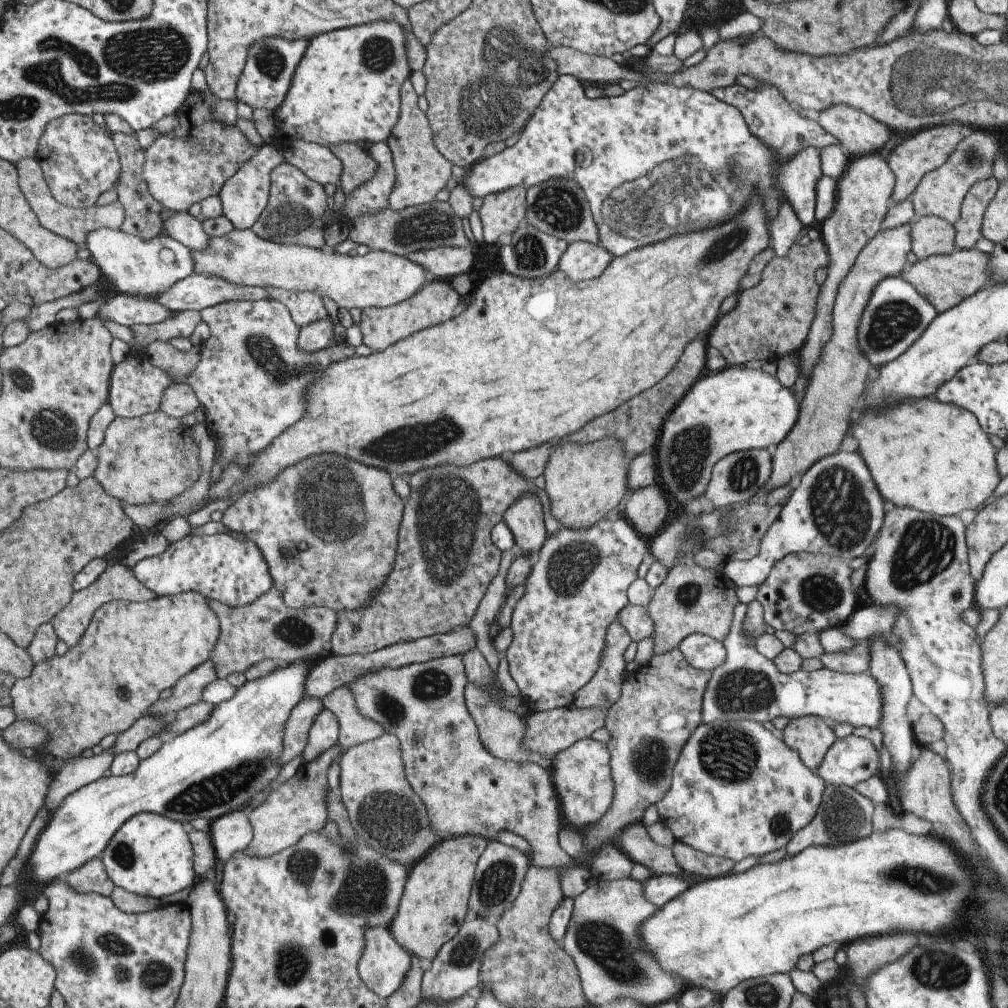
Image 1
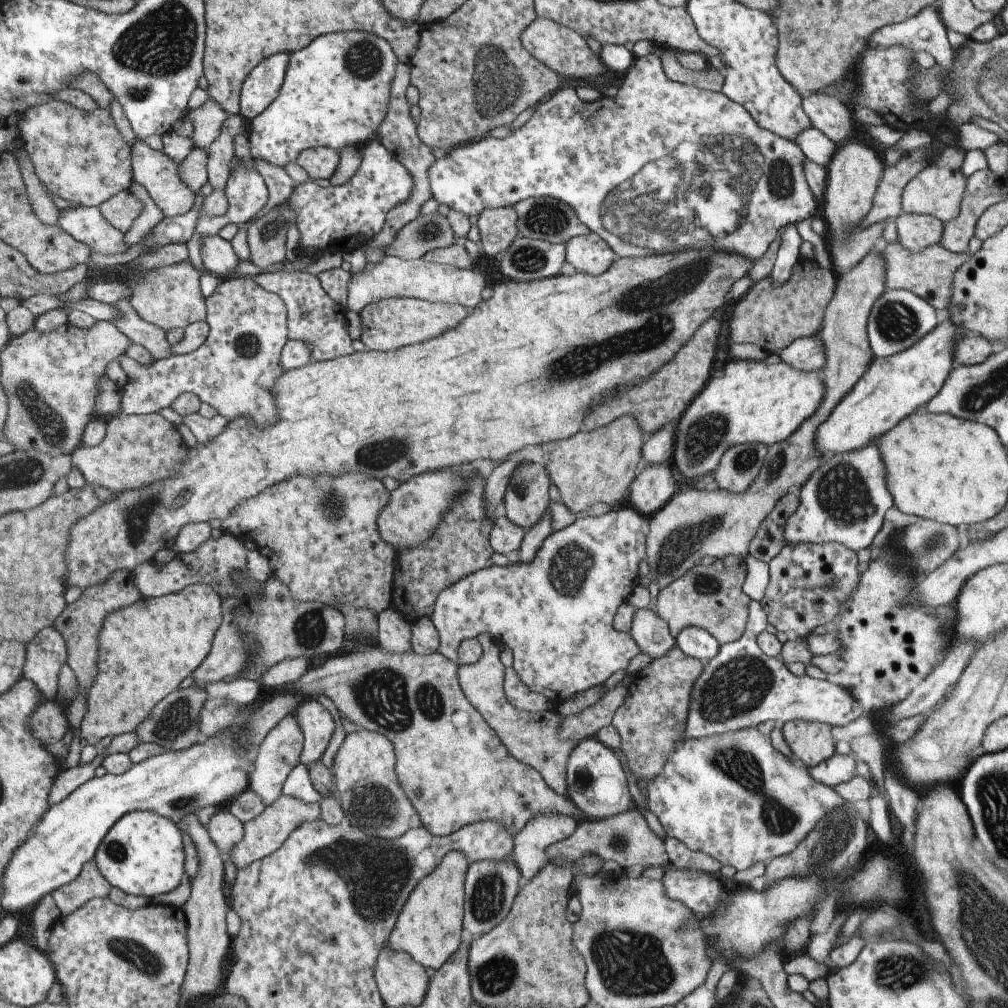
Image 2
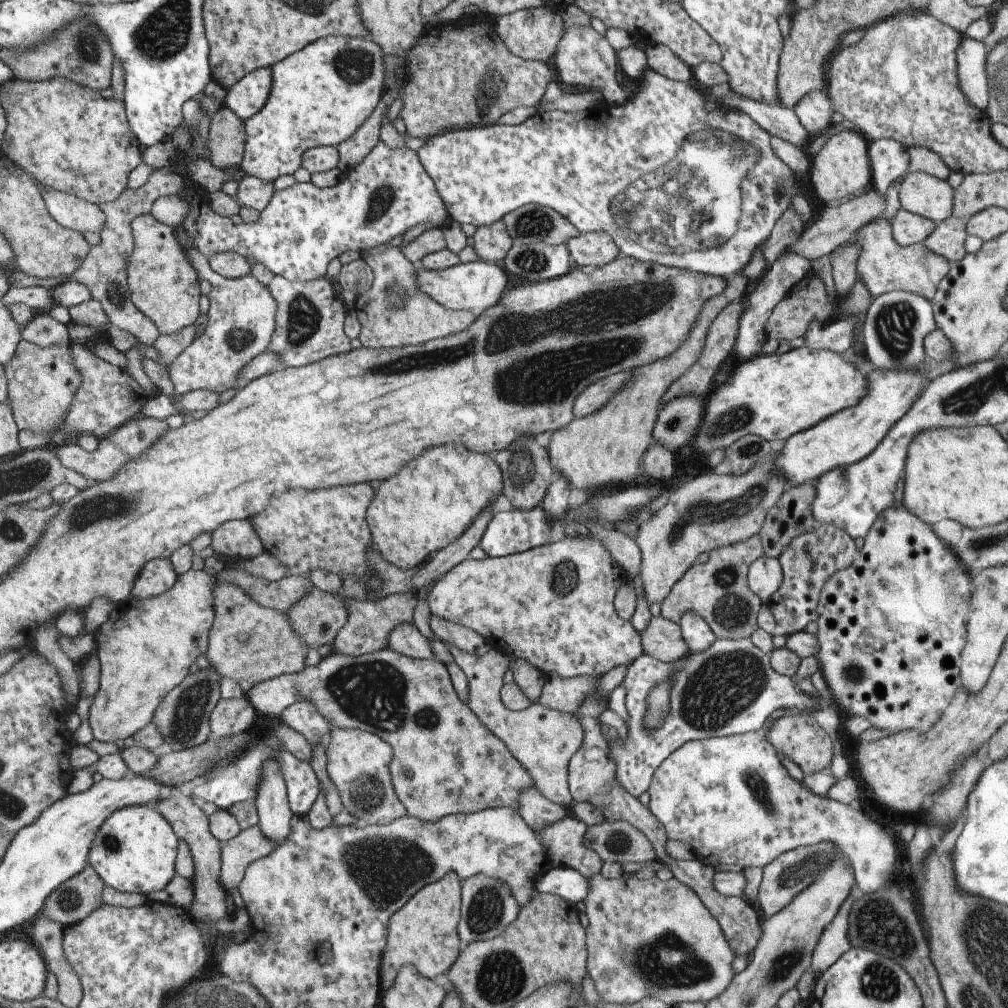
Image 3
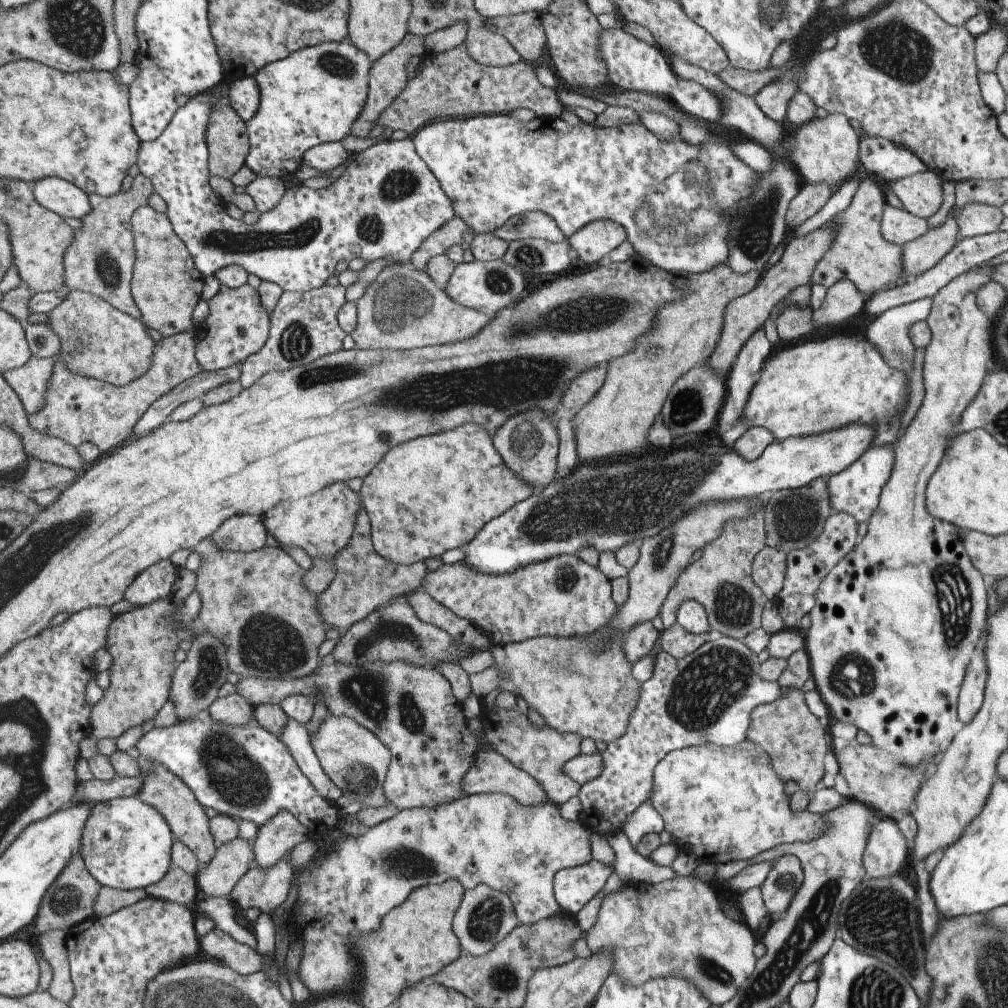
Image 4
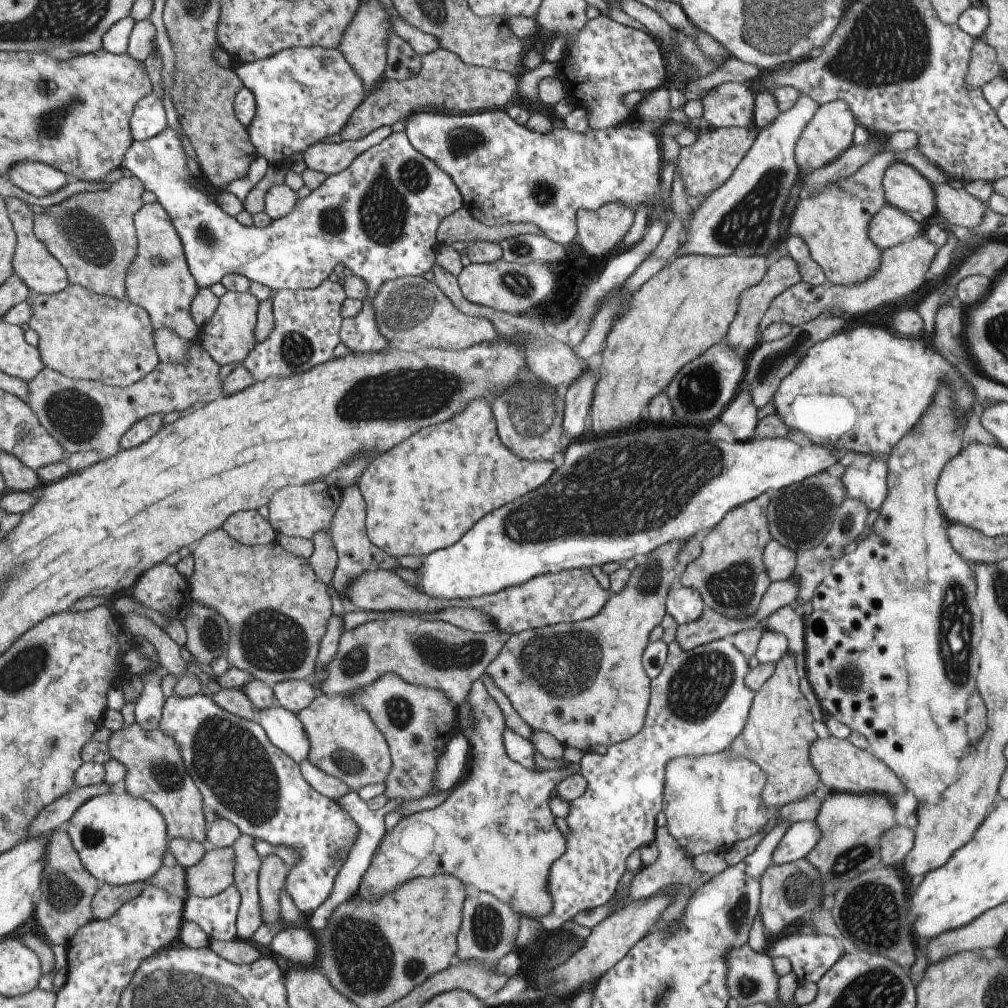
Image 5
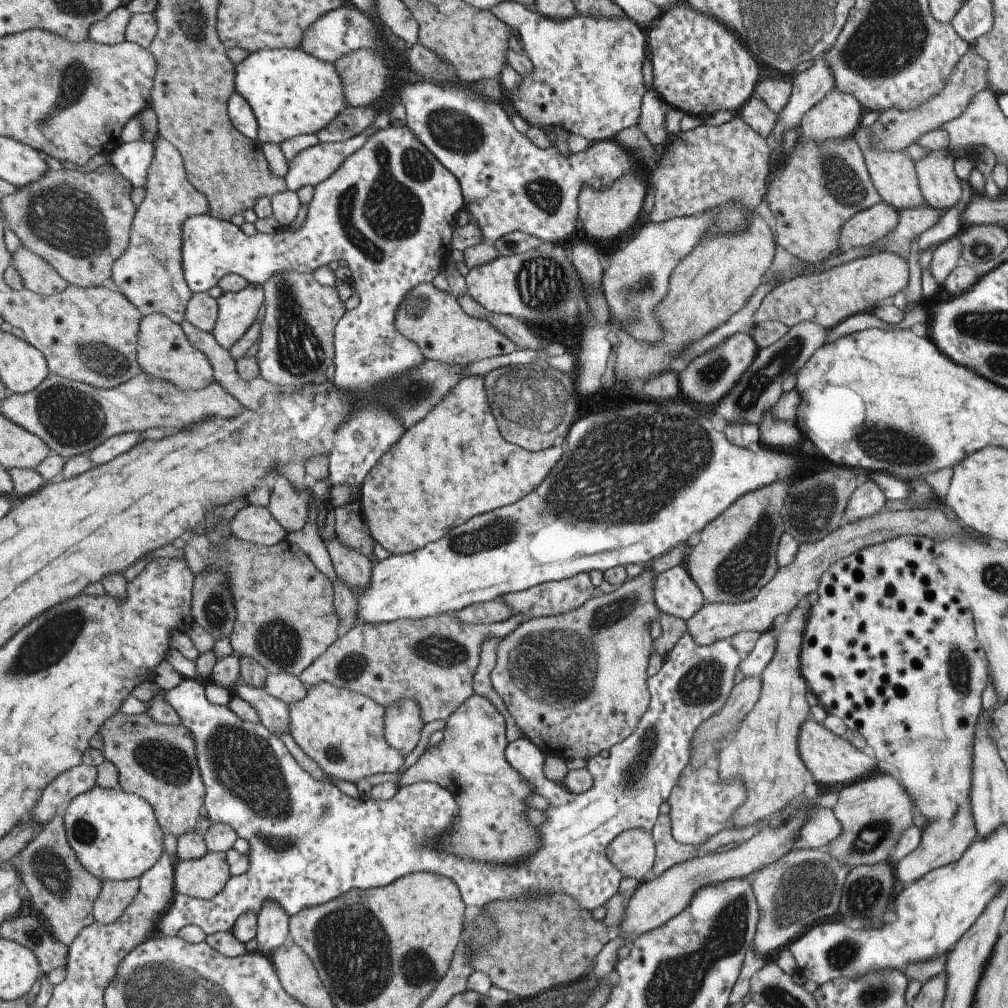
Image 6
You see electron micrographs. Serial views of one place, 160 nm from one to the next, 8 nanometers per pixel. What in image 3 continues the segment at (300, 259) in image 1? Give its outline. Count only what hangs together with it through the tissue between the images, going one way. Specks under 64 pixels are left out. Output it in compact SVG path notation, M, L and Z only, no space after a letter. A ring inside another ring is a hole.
M477 261L467 264L458 263L443 270L425 270L418 266L416 268L418 272L415 272L415 282L421 292L427 292L427 296L443 308L453 311L477 310L475 314L479 314L497 304L507 289L509 290L513 286L523 286L523 284L533 284L523 278L517 278L515 274L509 274L507 270L503 270L497 265L498 262L495 265Z

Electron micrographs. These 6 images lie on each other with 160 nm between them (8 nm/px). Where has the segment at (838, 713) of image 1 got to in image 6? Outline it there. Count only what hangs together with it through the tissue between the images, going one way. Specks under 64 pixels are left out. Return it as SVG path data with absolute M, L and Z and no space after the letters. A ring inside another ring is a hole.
M683 633L677 642L673 645L673 648L665 655L665 660L661 668L655 675L648 676L646 678L646 687L650 694L650 701L646 711L640 716L636 729L623 739L620 743L614 744L611 748L608 748L609 755L603 756L595 755L591 758L586 759L584 766L587 773L591 776L591 786L580 793L570 793L560 783L554 783L544 777L542 766L544 763L544 753L537 748L527 737L521 736L517 740L507 743L506 749L504 750L505 760L521 775L534 790L534 793L541 795L547 802L549 802L549 808L545 812L546 820L538 826L538 839L540 844L538 848L530 857L523 861L518 861L513 865L494 865L491 863L485 863L484 861L466 861L463 859L456 859L449 853L445 853L442 849L438 848L436 842L442 839L443 835L446 835L447 831L450 831L452 827L452 820L457 814L458 804L454 801L450 792L447 792L442 786L431 781L416 781L410 784L399 785L397 793L389 800L385 801L373 801L369 796L359 796L358 800L351 800L341 794L339 789L333 784L322 783L314 779L311 775L308 775L291 757L291 754L287 751L287 748L281 743L281 740L277 735L272 735L263 725L257 721L256 723L250 723L241 720L238 716L235 716L234 712L231 712L229 708L223 705L211 704L204 695L203 683L191 678L179 681L171 690L164 691L165 700L167 704L173 708L175 714L181 725L183 725L192 736L195 745L196 754L196 765L200 772L200 779L204 785L204 804L203 804L203 815L205 815L211 823L228 824L233 828L237 837L244 838L247 840L249 845L248 856L248 869L240 875L230 876L227 882L223 885L223 888L210 899L196 899L187 895L174 893L172 896L171 904L168 909L163 913L156 921L155 931L159 935L176 936L177 931L187 925L195 925L201 928L206 935L215 933L226 933L230 932L235 920L238 919L239 915L244 912L251 911L255 914L258 913L259 908L266 902L267 899L276 900L280 907L288 914L293 916L299 911L303 911L307 907L322 905L324 902L333 900L339 895L345 896L348 891L357 889L362 891L366 888L375 888L385 886L393 882L396 878L411 874L417 871L423 872L434 872L447 878L450 878L459 889L461 900L465 906L477 906L478 908L491 901L501 901L509 905L515 906L515 902L511 901L523 901L524 897L528 897L529 901L533 901L536 897L539 897L542 893L548 893L553 895L554 893L565 893L570 896L579 908L584 911L591 912L593 908L602 906L602 904L611 898L613 894L617 892L617 885L619 880L622 878L622 874L615 868L609 859L606 857L607 845L623 831L631 829L641 829L650 832L652 826L655 824L656 818L659 814L659 804L663 804L669 796L671 788L676 783L676 778L686 768L690 762L690 746L691 739L695 731L705 722L711 715L714 715L720 708L725 704L727 697L729 696L730 690L734 685L735 670L738 669L740 658L738 657L737 651L733 648L733 645L727 640L721 639L715 641L710 645L698 645L694 643L694 640L689 636L689 633Z

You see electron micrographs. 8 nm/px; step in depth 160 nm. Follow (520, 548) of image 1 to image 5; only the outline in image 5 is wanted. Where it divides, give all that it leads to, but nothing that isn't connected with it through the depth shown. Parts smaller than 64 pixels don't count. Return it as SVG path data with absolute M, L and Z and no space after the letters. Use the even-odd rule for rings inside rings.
M539 383L517 384L490 402L501 444L526 461L551 461L554 452L564 451L568 441L562 434L563 400Z

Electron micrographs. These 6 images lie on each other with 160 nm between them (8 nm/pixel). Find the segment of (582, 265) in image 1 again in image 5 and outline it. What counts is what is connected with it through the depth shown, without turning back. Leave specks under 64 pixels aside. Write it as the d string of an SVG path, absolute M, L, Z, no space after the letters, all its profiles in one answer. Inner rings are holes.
M607 203L595 212L576 212L577 244L593 258L609 254L633 222L634 212L621 203Z

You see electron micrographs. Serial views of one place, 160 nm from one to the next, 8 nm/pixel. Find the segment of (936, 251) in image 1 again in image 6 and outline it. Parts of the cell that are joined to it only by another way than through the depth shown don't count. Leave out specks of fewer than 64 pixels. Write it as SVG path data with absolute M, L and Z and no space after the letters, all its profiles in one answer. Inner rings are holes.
M879 202L855 213L840 228L840 248L866 246L886 237L898 223L898 212L887 203Z

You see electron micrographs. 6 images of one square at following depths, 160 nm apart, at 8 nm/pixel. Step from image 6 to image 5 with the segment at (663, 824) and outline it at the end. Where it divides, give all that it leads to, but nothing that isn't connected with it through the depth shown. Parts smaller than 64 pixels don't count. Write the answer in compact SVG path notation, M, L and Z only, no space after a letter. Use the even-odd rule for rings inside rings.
M665 826L656 827L652 843L658 850L655 862L648 867L641 866L636 872L634 872L634 875L627 886L627 894L621 896L620 899L615 899L616 904L610 910L610 914L617 912L619 909L623 909L625 905L628 905L632 901L638 901L639 899L645 899L653 895L661 887L667 887L668 885L674 885L675 883L683 883L689 885L692 889L696 889L713 878L708 874L701 874L693 868L692 861L683 856L684 851L677 844L675 838L667 832Z

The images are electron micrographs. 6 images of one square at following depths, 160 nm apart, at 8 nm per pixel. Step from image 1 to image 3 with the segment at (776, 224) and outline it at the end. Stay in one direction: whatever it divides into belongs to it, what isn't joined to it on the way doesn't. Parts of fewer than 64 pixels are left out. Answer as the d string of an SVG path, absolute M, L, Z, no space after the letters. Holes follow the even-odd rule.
M787 249L765 270L762 274L763 278L759 280L759 284L755 286L755 290L744 298L747 308L743 310L743 314L739 318L739 326L737 326L733 350L738 362L747 362L747 360L751 360L751 358L755 358L755 356L761 354L762 346L766 341L765 324L767 318L769 318L773 308L779 303L779 300L787 296L787 292L799 280L803 280L803 276L808 275L809 272L811 272L810 262L807 262L801 256L795 256L795 254L787 252Z

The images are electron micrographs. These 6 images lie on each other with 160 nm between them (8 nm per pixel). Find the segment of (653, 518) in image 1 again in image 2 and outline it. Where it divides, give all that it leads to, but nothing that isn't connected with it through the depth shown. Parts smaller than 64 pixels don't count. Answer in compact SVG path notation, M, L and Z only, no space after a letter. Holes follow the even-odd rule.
M668 463L647 464L639 469L627 496L633 509L648 518L664 506L676 491L676 482L671 476Z

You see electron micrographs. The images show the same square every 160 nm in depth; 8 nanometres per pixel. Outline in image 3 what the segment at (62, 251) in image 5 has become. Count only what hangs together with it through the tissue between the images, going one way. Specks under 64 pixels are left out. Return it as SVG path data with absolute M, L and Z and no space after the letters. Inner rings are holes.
M172 166L154 169L147 178L147 182L136 190L126 188L121 195L109 203L98 205L104 215L103 228L99 230L99 243L90 246L89 252L83 256L79 266L67 278L71 282L81 284L89 290L92 300L99 302L103 312L107 314L109 324L115 328L129 332L137 338L138 343L152 346L158 338L157 328L153 326L135 306L130 302L129 288L127 285L127 262L133 251L133 240L131 238L131 222L139 216L150 215L150 207L157 198L161 196L177 196L183 192L183 180L188 179L182 172L175 170Z

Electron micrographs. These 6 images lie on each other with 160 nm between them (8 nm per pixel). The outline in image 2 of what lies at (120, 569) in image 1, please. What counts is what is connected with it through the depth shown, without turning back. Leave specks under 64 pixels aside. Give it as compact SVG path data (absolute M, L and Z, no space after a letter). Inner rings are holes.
M125 570L113 572L113 576L109 576L107 582L103 580L103 584L95 584L87 590L82 590L79 598L75 602L67 604L54 621L52 627L61 634L61 638L67 644L66 664L71 668L77 682L76 694L72 702L65 708L66 722L70 728L79 727L85 713L87 692L97 674L97 634L99 634L99 628L101 628L105 616L119 608L131 605L139 598L143 598L143 596L137 592L131 572Z

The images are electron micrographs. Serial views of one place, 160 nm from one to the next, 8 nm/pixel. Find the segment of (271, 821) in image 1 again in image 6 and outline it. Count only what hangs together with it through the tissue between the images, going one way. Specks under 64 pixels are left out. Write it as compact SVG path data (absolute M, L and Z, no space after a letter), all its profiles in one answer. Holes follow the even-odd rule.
M207 851L197 860L176 860L173 870L174 892L196 899L215 896L230 877L224 852Z

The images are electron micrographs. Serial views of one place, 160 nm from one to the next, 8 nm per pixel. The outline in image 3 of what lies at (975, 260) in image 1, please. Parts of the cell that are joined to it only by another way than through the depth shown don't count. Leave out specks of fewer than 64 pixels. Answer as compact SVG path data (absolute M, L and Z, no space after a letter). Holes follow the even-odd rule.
M880 217L859 228L850 240L859 244L859 254L855 260L855 274L871 296L879 296L891 291L904 291L931 301L937 284L947 275L949 263L933 252L927 252L920 244L901 247L895 243L889 222Z

